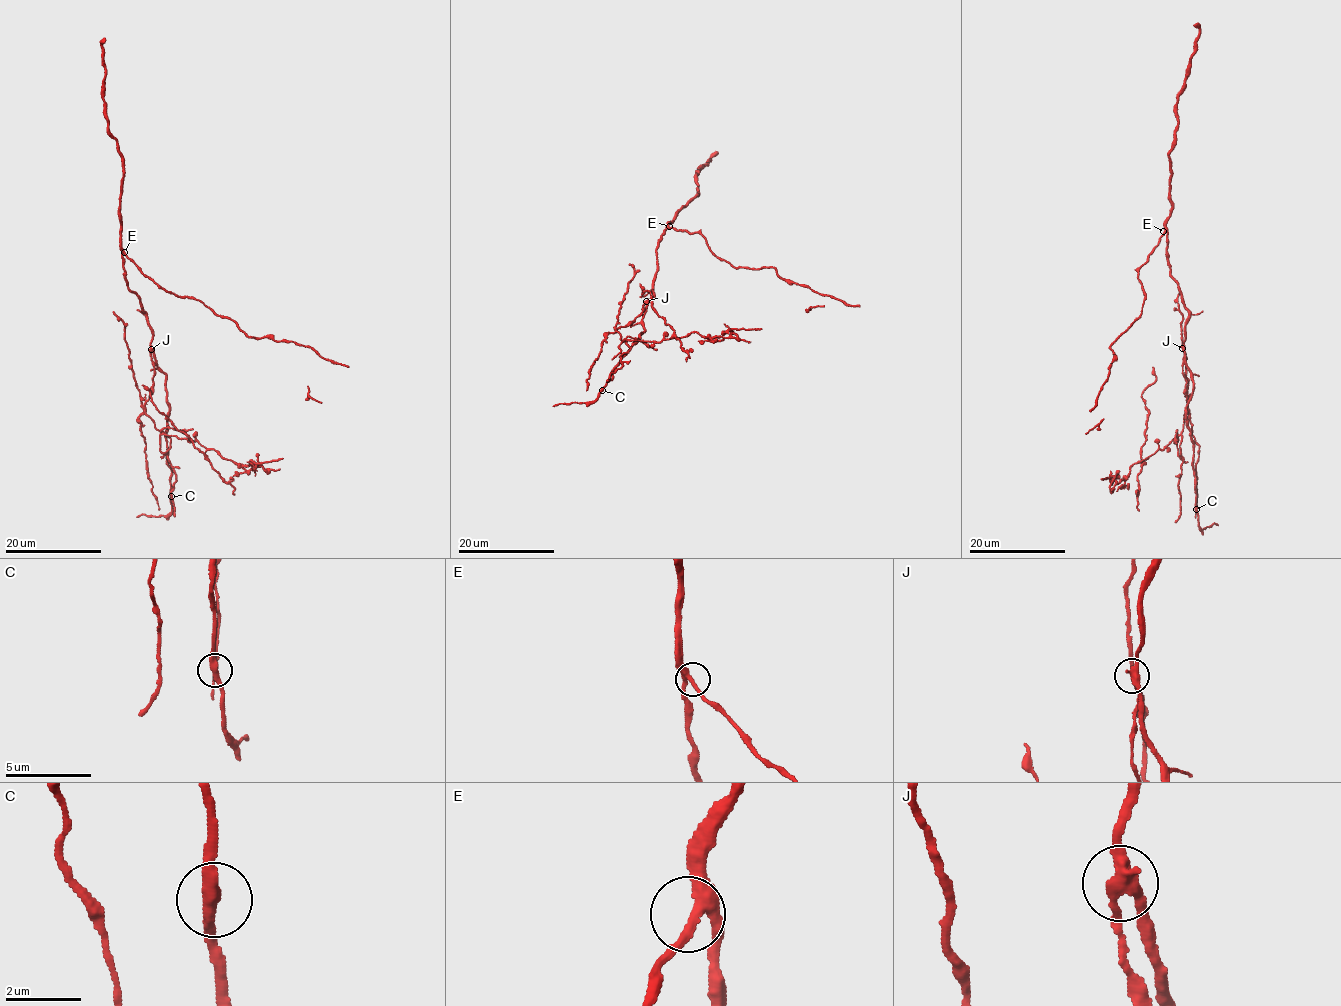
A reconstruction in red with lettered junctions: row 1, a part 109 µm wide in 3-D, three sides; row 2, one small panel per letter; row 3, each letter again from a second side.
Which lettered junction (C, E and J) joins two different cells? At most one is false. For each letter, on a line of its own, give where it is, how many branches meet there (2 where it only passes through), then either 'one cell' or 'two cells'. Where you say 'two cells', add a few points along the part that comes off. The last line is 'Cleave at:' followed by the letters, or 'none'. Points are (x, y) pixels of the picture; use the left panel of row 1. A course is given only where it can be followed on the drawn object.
C: (171, 496) | 2 | one cell
E: (124, 252) | 3 | one cell
J: (151, 349) | 3 | two cells
Cleave at: J

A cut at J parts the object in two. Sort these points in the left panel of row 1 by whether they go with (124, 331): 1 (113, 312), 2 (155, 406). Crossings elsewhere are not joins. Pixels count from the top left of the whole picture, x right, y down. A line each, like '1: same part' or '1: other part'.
1: same part
2: same part

